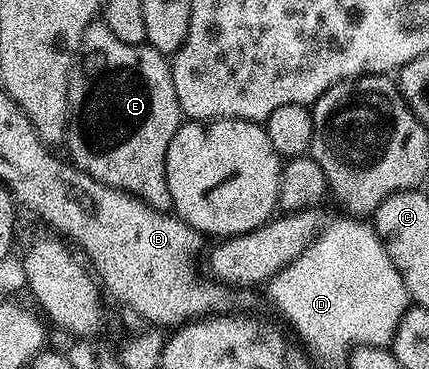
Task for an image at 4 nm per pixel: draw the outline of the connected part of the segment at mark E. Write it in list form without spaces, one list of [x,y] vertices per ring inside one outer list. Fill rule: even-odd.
[[[101,21],[90,23],[83,34],[67,86],[65,148],[70,162],[98,183],[129,193],[158,211],[170,212],[172,206],[165,177],[165,153],[169,153],[169,141],[173,141],[173,133],[177,133],[180,122],[177,89],[173,89],[173,73],[168,56],[147,43],[129,45],[113,37],[113,33],[109,33]]]

